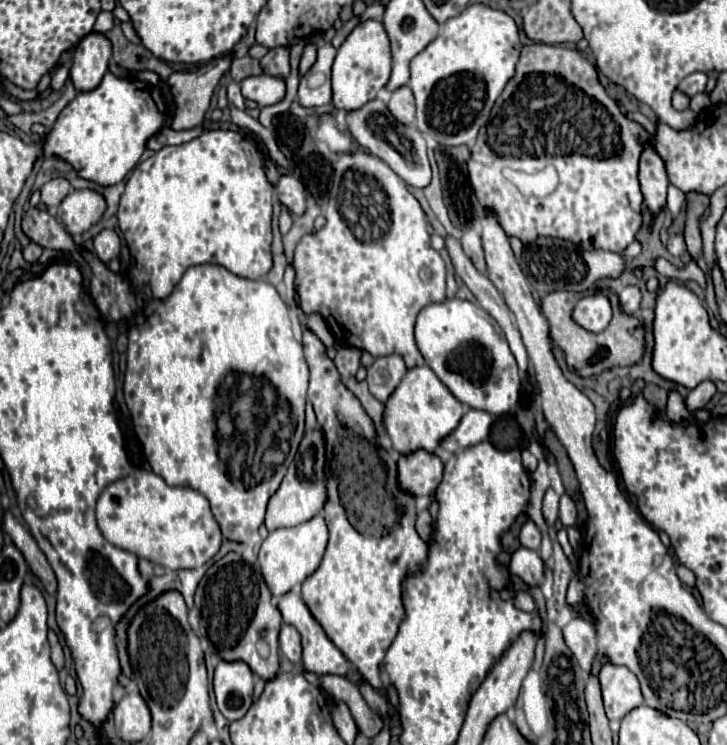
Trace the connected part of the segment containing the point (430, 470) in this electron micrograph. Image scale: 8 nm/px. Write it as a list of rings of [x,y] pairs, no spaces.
[[[417,449],[397,461],[399,485],[415,497],[431,495],[443,479],[443,459],[437,453]]]

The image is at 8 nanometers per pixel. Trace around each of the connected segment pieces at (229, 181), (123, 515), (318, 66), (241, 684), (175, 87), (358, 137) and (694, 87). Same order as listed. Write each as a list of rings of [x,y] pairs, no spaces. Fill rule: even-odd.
[[[205,131],[199,137],[177,145],[177,147],[163,147],[161,151],[153,153],[153,157],[149,157],[147,161],[143,161],[127,179],[125,185],[125,193],[121,195],[121,203],[119,203],[119,227],[123,231],[123,237],[127,241],[127,245],[131,247],[131,257],[133,257],[133,265],[137,269],[137,277],[133,279],[133,285],[143,291],[147,297],[159,297],[165,299],[169,295],[169,291],[173,291],[173,287],[179,283],[181,275],[187,271],[187,267],[191,265],[201,265],[201,263],[219,263],[225,269],[229,269],[231,273],[245,277],[245,279],[261,279],[267,275],[267,271],[271,269],[273,261],[271,261],[271,217],[273,217],[273,185],[267,181],[265,177],[265,161],[261,157],[261,153],[257,151],[257,147],[253,145],[253,141],[249,141],[245,135],[237,133],[237,131]]]
[[[135,469],[123,479],[109,483],[97,501],[97,525],[103,525],[103,535],[109,543],[119,549],[131,551],[137,557],[145,557],[151,563],[169,567],[169,569],[197,569],[205,565],[221,547],[223,535],[219,523],[215,521],[209,501],[191,487],[171,487],[151,469]]]
[[[335,29],[327,31],[323,37],[323,45],[317,49],[315,65],[301,77],[299,83],[299,103],[307,109],[327,105],[333,97],[331,91],[331,65],[337,55],[337,49],[331,45]]]
[[[219,661],[213,677],[219,711],[237,721],[253,703],[253,671],[243,661]]]
[[[223,57],[205,63],[201,69],[193,73],[173,73],[169,77],[167,83],[171,87],[173,101],[175,101],[172,129],[175,131],[193,129],[203,123],[213,89],[219,83],[221,75],[229,69],[229,65],[231,65],[231,57]]]
[[[371,99],[369,103],[365,103],[365,107],[347,111],[345,119],[347,119],[349,131],[351,131],[353,139],[357,141],[357,145],[361,145],[363,149],[369,149],[371,155],[383,159],[409,185],[419,187],[419,189],[429,185],[431,167],[429,167],[429,159],[425,153],[425,141],[423,141],[421,133],[415,127],[399,125],[397,119],[389,113],[387,105],[381,99]]]
[[[693,73],[693,75],[687,75],[687,77],[679,83],[681,91],[685,91],[687,95],[703,93],[703,91],[705,91],[705,85],[707,85],[707,75],[705,75],[705,73]]]

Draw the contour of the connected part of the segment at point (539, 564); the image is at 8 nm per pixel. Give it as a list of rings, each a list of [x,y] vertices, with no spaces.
[[[519,547],[509,561],[509,573],[521,577],[527,585],[543,585],[547,577],[545,563],[533,549]]]

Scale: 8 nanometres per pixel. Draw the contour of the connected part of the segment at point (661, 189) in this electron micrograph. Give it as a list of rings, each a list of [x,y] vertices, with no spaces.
[[[653,143],[643,145],[643,153],[639,159],[639,181],[641,181],[641,191],[645,197],[645,205],[657,213],[665,209],[665,197],[667,197],[667,171],[665,163],[655,151]]]

